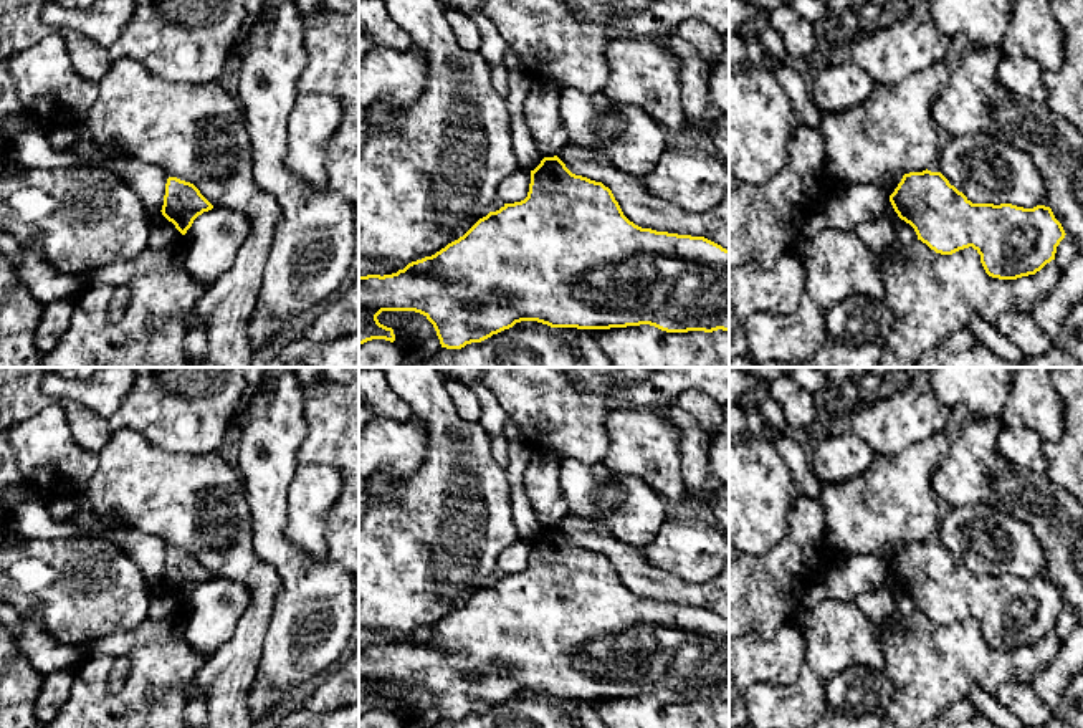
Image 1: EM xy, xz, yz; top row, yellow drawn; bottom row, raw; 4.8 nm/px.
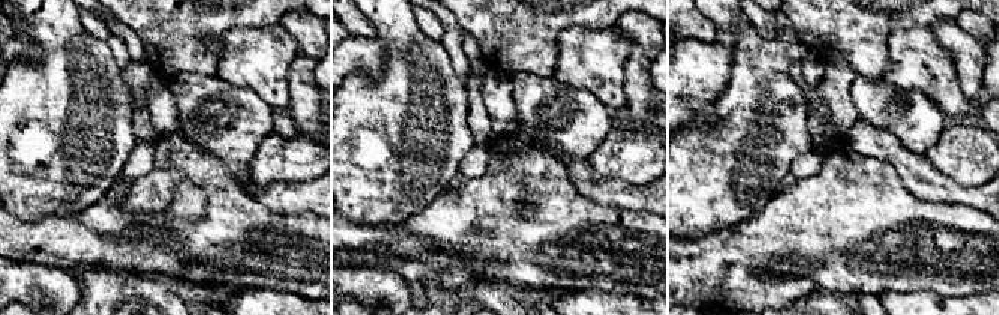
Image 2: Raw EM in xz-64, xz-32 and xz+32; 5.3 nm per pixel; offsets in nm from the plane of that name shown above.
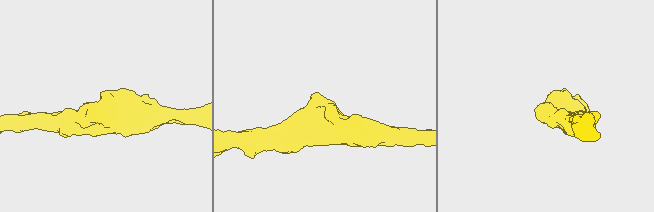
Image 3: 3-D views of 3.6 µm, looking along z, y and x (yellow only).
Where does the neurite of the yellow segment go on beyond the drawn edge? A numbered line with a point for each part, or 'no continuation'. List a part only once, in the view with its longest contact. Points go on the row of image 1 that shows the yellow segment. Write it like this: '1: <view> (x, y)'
no continuation

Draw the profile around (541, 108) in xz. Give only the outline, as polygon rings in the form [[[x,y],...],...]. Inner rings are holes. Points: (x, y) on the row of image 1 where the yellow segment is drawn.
[[[532,78],[532,88],[524,101],[526,124],[539,144],[541,157],[554,157],[569,144],[561,117],[561,94],[564,86],[554,79]]]

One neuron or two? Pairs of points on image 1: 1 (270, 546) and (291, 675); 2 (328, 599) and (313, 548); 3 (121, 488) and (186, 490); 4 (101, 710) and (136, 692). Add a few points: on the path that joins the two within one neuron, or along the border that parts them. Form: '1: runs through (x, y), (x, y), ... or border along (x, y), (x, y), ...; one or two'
1: runs through (300, 578), (300, 644); one
2: border along (285, 536), (311, 556), (324, 556); two
3: runs through (138, 488), (169, 490); one
4: runs through (109, 708), (119, 708), (128, 700); one

